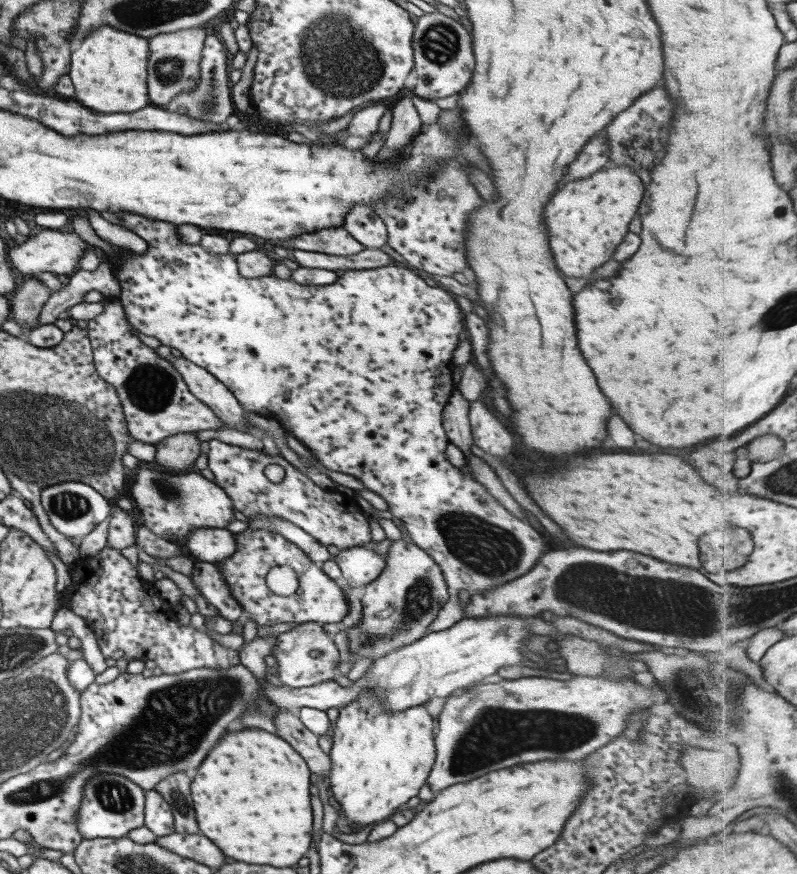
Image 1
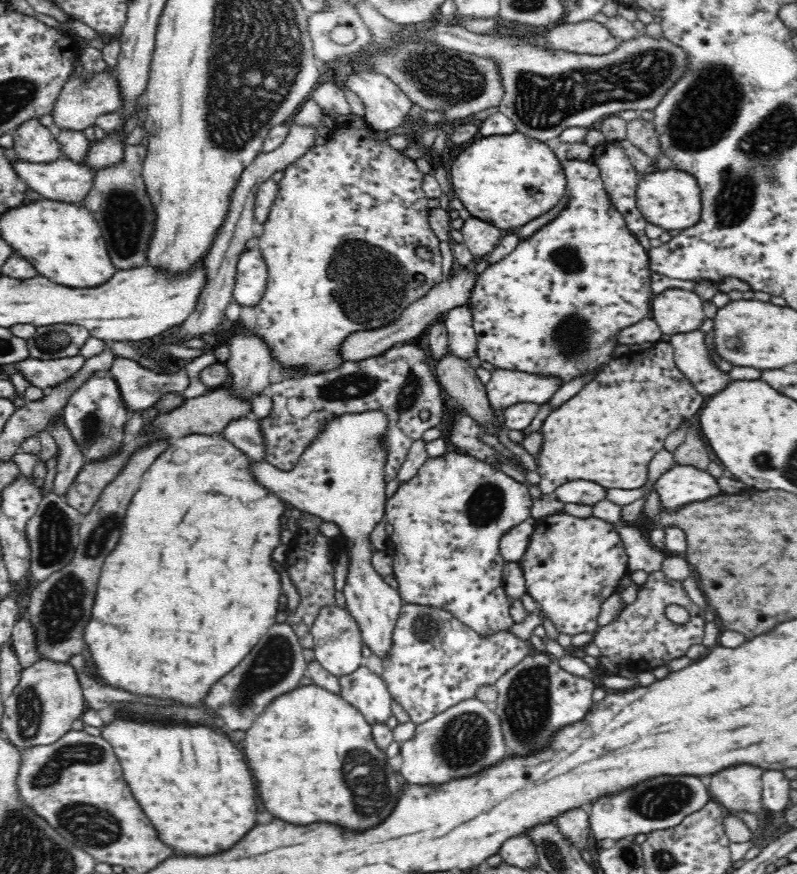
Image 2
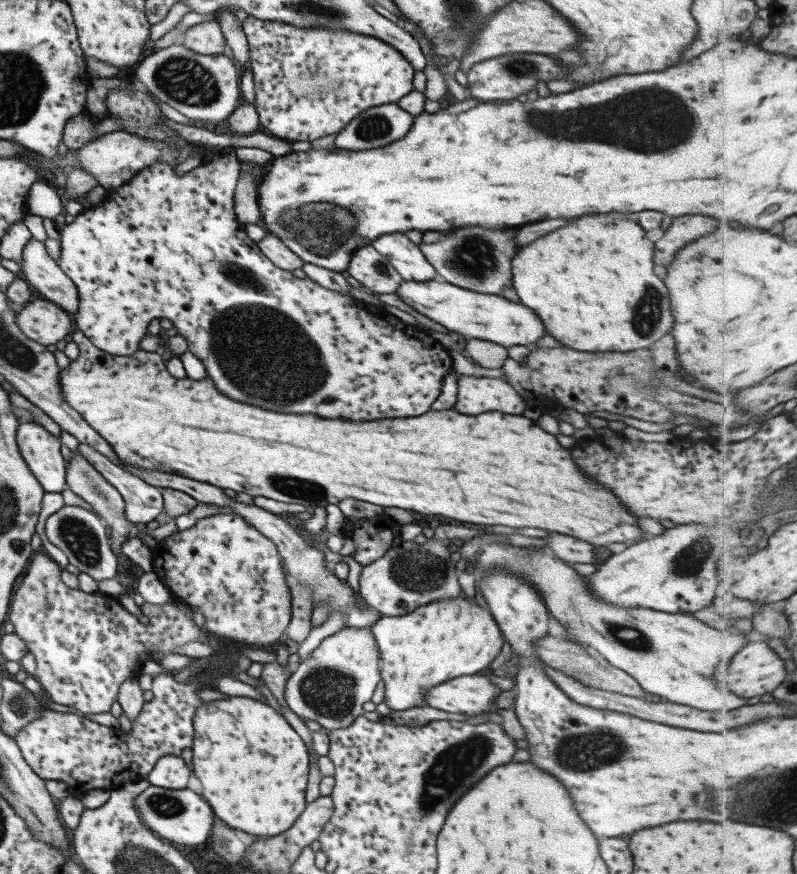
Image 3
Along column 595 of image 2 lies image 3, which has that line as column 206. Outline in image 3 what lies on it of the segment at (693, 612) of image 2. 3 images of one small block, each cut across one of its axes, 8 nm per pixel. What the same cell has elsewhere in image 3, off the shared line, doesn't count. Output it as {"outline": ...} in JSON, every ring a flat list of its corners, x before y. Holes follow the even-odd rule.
{"outline":[[45,551,34,553,34,556,29,561,27,565,26,572,20,578,17,583,17,587,14,590,14,594,11,602,11,610,8,611,7,621,11,621,14,624,16,635,20,636,22,640,26,641,26,646,28,650,34,654,36,657,36,673,34,677,41,684,42,689,46,693,46,696,50,698,56,704,62,704,62,706,68,706,68,708,74,708,74,710,80,710,84,714,100,714,100,712,110,711,112,703,114,700,118,700,119,688,122,682,124,682,130,676,140,676,140,666,144,661,152,660,152,654,170,654,176,652,177,646,182,646,187,642,192,640,198,640,198,642,203,642,204,644,209,644,213,646,214,638,210,636,202,626,198,626,192,619,187,616,186,607,183,607,176,600,172,600,168,604,164,605,152,605,149,603,144,603,140,606,142,613,148,617,149,623,147,625,141,623,139,619,129,613,115,598,109,597,100,593,85,594,79,589,69,589,69,587,64,584,61,579,62,568,54,562]]}

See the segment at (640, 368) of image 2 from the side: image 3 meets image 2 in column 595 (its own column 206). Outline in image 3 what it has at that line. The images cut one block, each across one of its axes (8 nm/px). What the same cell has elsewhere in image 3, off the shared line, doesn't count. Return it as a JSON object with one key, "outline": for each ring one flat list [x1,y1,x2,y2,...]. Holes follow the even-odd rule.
{"outline":[[75,328,69,338,72,342,78,345,80,354,78,358,70,360,70,365,66,369,60,371,60,386,64,390,64,402,68,402,68,406,76,409,76,412,88,422,88,424,101,436,108,441,108,444,114,449,114,453,120,457,122,465,136,465,136,467,146,467,154,471,176,472,180,476,188,476,194,480,202,480,208,484,214,484,218,488,232,488,236,492,246,492,250,496,266,496,266,498,273,498,280,502,288,502,288,504,302,504,302,506,324,506,327,504,338,504,344,498,354,498,356,500,364,500,376,506,384,506,386,508,394,506,394,508,404,508,404,510,412,510,414,515,421,513,422,515,446,516,445,521,453,521,454,523,465,524,469,526,483,525,483,526,512,526,512,528,540,528,540,530,552,530,552,532,560,532,560,534,568,534,574,538,582,538,590,544,596,546,610,546,616,544,616,536,618,536,618,544,630,542,630,540,641,540,645,535,640,526,636,516,632,516,628,512,628,508,624,508,624,504,620,504,620,500,616,500,616,496,606,490,602,484,598,484,596,480,592,480,590,476,586,476,576,462,572,460,570,450,562,448,558,444,558,440,544,432,538,425,537,421,529,419,524,416,512,416,511,414,492,411,480,416,466,416,464,413,456,414,454,408,448,410,428,410,424,416,416,416,416,418,398,418,398,420,376,420,376,422,364,422,364,424,356,424,356,422,346,422,346,420,322,420,316,416,296,416,296,414,278,414,278,412,268,412,250,404,242,404,236,400,228,400,226,396,212,382,212,378,206,376,204,380,192,380,190,378,178,378,170,376,166,368,166,363,162,360,161,353,146,352,138,349,138,351,128,356,113,355,100,348,94,346,92,341,80,329]]}

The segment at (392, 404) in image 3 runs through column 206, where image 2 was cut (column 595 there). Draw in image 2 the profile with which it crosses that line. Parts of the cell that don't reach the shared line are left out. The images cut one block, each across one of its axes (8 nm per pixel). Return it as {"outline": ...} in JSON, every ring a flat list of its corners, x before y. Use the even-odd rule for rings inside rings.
{"outline":[[565,159,562,162,564,173,566,174,567,187,564,190,564,197,568,199,565,209,551,220,547,225,536,231,532,236,517,244,502,260,489,264,484,272,477,277,474,288,469,298,468,307,473,315,473,329,477,332,477,355,481,361,490,362,495,368,505,368,506,370,521,370,528,374,547,374,547,376,557,376,562,383,574,380,576,376,596,372,605,367,615,356,612,355,616,343,616,336,622,328,629,327,642,320,649,319,650,307,650,272,649,254,639,243,639,239,627,227,624,216,612,204,609,194,604,188,598,165,591,160,578,162,578,159]]}

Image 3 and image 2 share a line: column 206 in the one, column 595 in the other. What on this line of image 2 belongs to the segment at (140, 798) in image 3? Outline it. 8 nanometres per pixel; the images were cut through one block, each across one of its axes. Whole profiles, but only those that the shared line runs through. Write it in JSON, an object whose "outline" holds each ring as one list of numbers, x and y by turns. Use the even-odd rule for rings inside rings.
{"outline":[[660,776,638,784,630,792,610,794,614,798,600,798,590,812,590,836,606,844,626,836,648,834,658,829,678,826,688,816,712,801,706,784,696,776]]}

